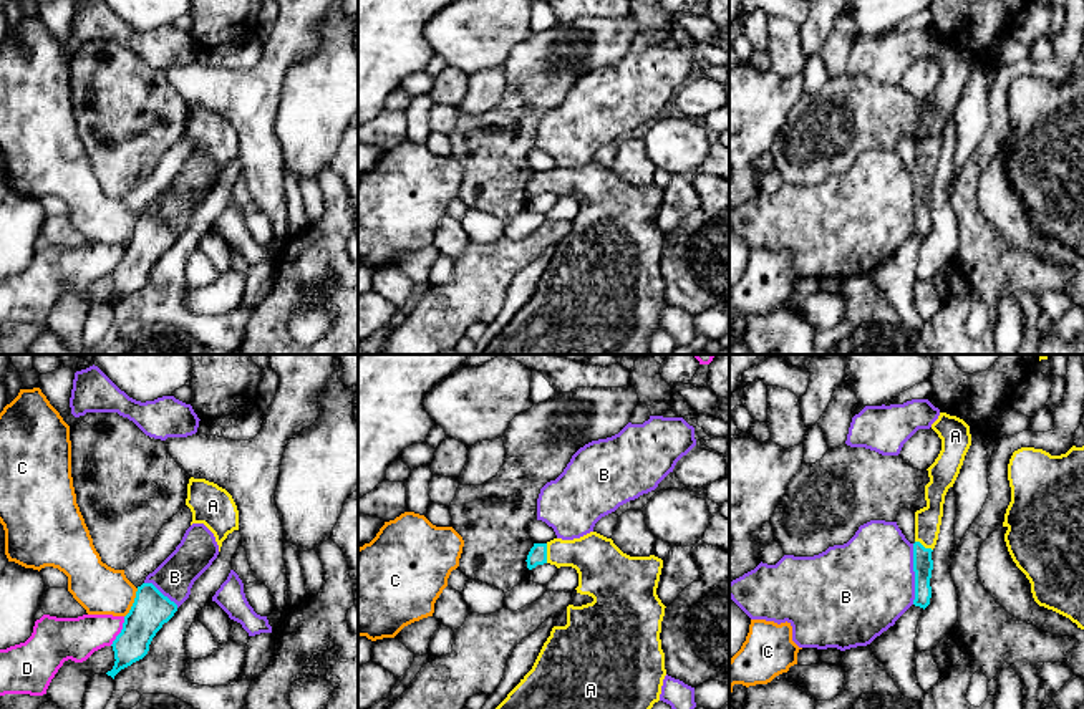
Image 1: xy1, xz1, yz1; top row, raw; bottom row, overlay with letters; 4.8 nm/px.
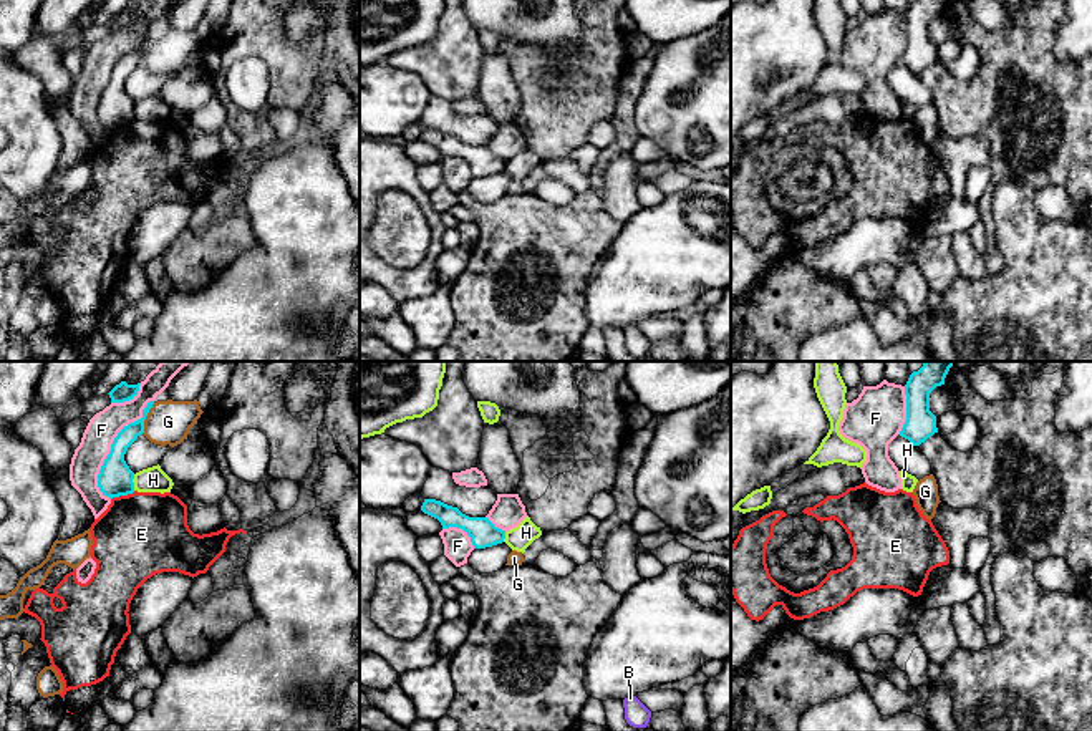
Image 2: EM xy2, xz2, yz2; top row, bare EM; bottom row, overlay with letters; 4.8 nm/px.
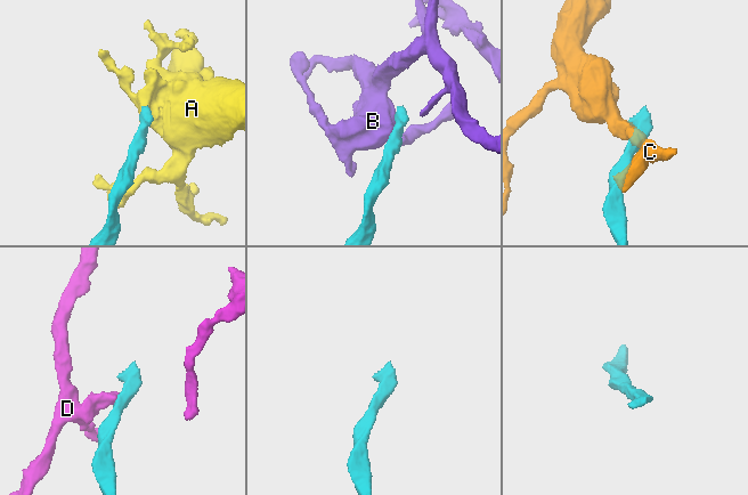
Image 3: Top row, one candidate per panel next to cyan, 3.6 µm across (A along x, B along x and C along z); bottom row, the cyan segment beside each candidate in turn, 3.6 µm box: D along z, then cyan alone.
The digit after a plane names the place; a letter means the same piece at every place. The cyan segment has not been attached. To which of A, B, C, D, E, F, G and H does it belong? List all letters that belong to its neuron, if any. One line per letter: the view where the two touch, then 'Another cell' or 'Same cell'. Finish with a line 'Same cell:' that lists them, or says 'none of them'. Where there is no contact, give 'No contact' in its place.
A: Touches cyan in xz1. Same cell
B: Touches cyan in yz1. Another cell
C: Touches cyan in xy1. Another cell
D: Touches cyan in xy1. Another cell
E: Touches cyan in xy2. Another cell
F: Touches cyan in xy2. Another cell
G: Touches cyan in xy2. Another cell
H: Touches cyan in xy2. Another cell
Same cell: A

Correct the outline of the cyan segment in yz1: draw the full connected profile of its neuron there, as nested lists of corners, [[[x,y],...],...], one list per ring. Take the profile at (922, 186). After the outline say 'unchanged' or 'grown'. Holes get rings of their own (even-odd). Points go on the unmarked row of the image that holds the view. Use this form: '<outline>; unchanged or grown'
[[[940,41],[932,58],[941,68],[941,80],[935,91],[927,98],[930,111],[925,114],[927,134],[915,141],[915,172],[913,172],[913,200],[915,200],[915,229],[913,234],[927,237],[932,227],[932,181],[936,174],[945,124],[953,116],[965,84],[971,75],[970,55],[946,41]]]; grown

